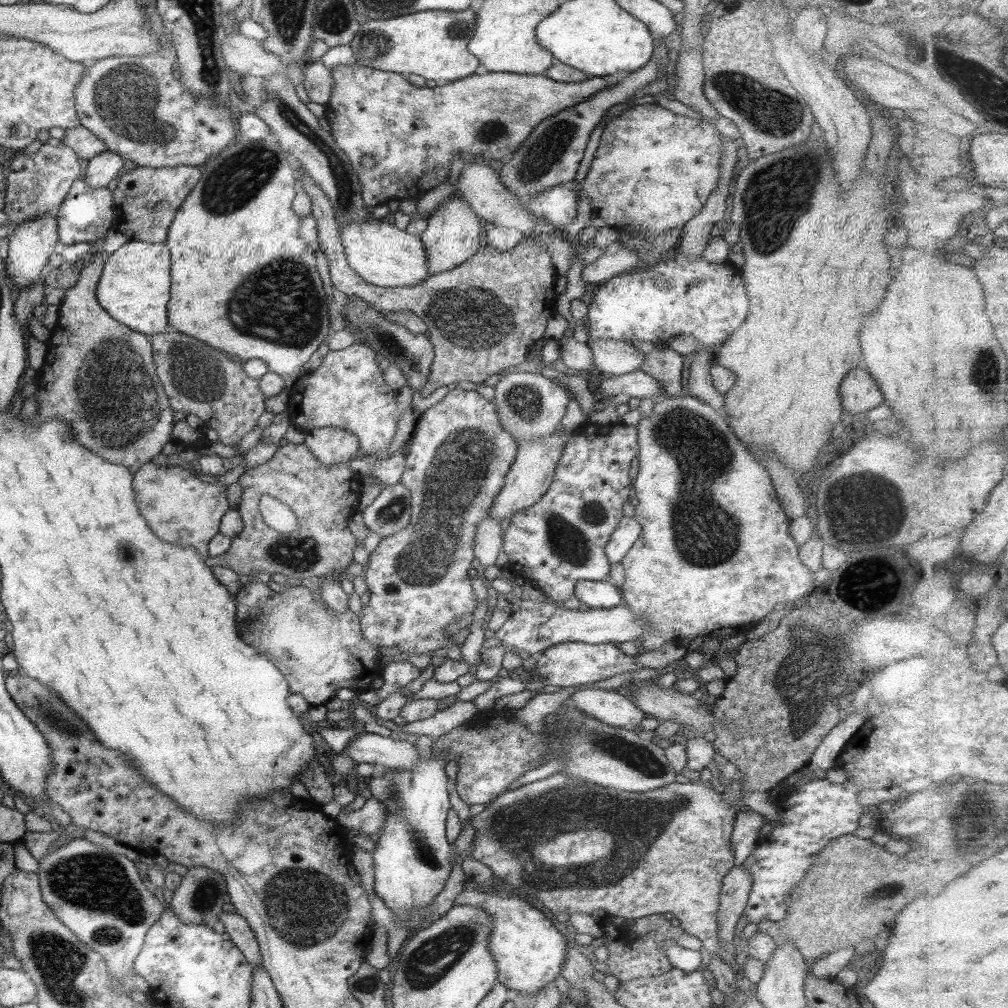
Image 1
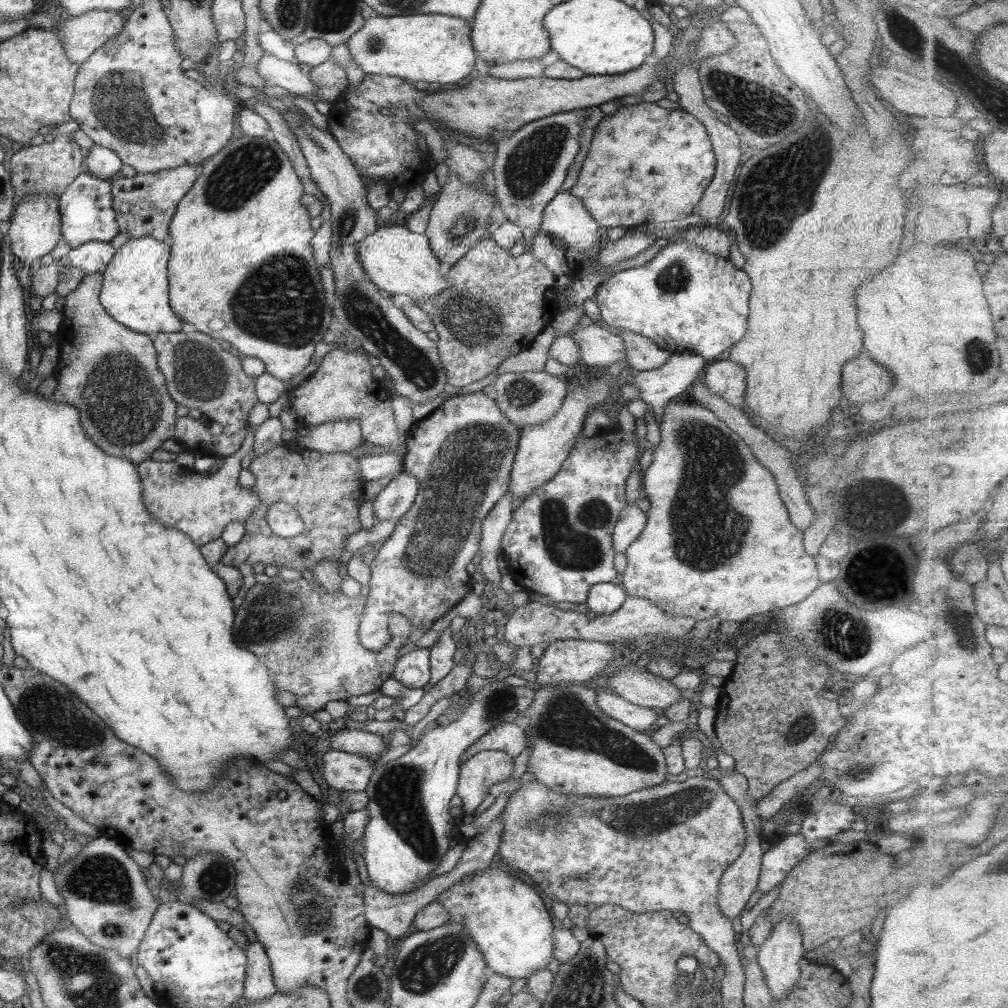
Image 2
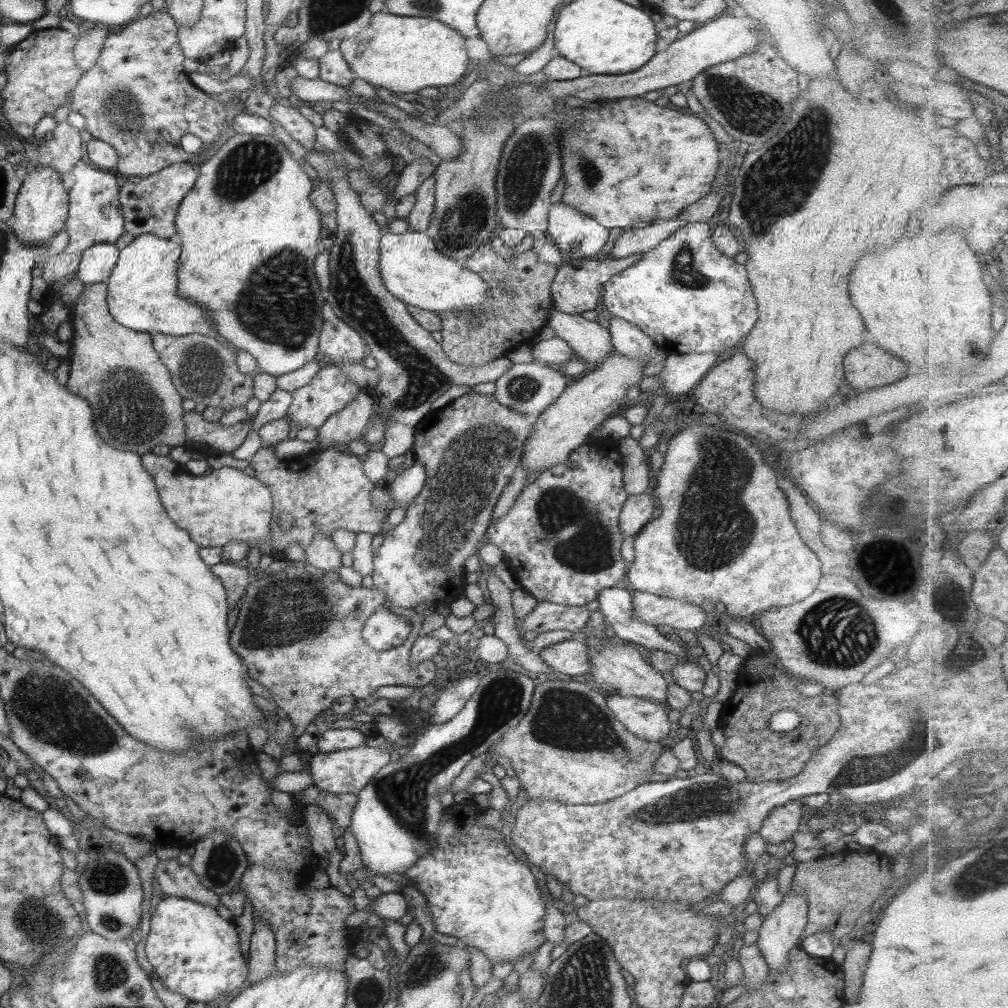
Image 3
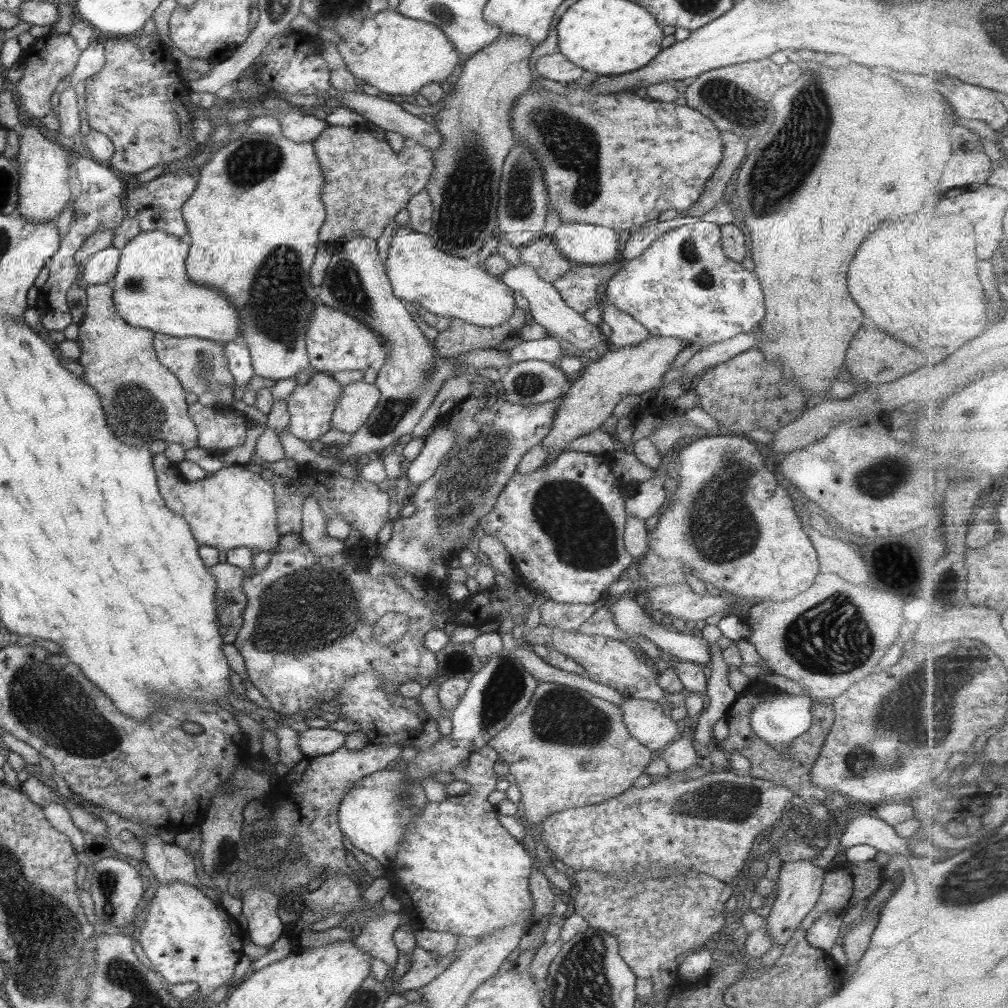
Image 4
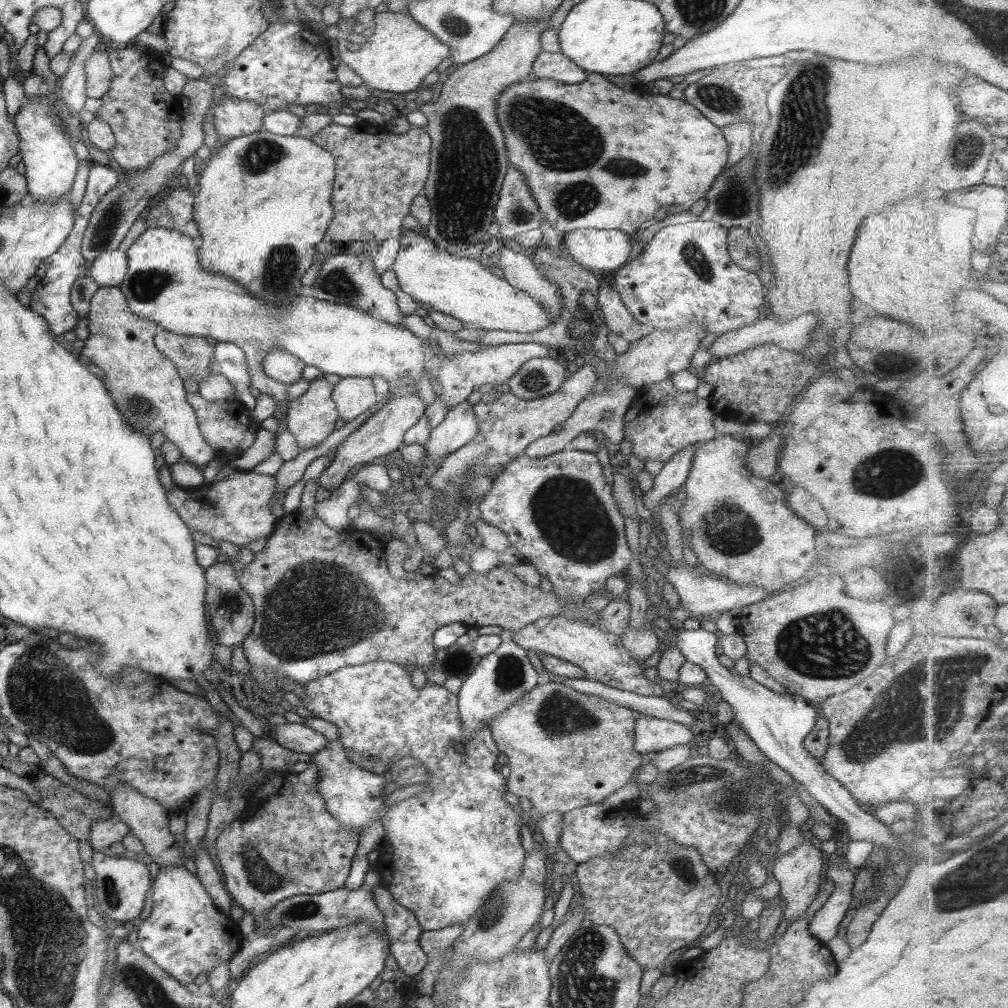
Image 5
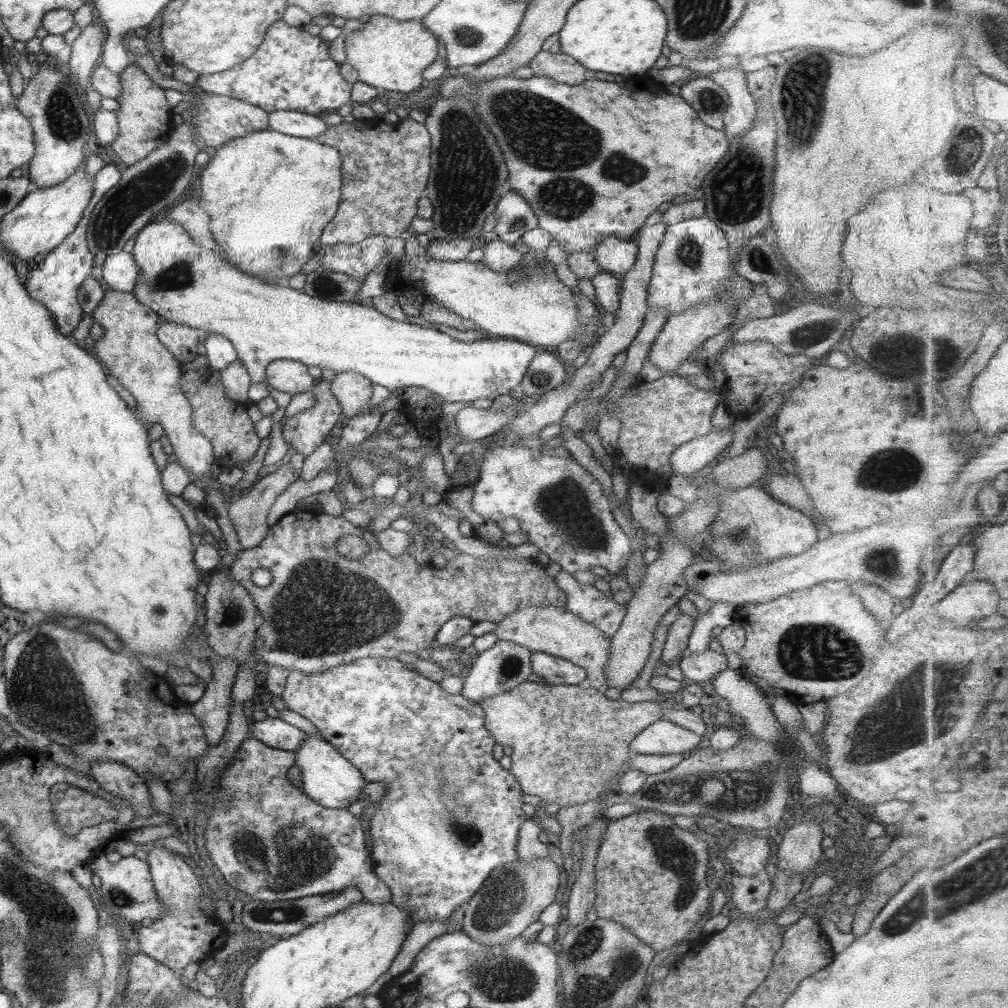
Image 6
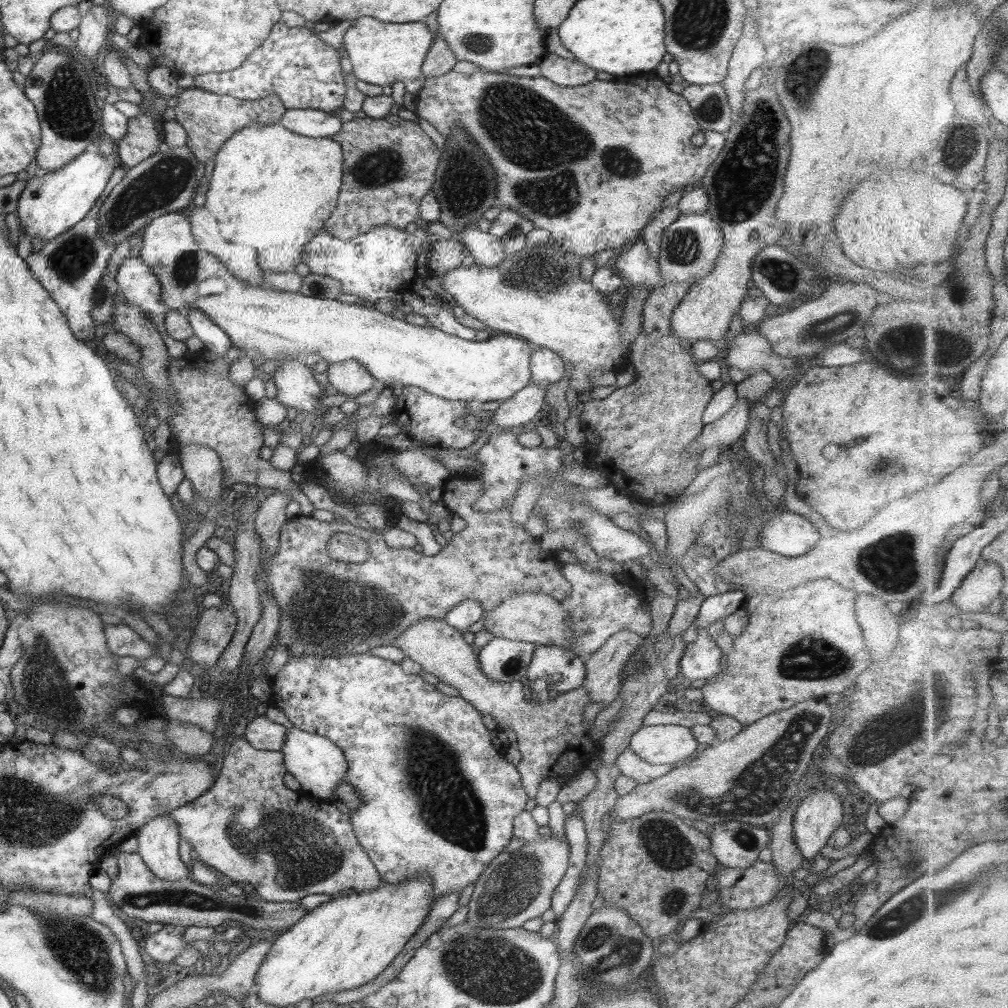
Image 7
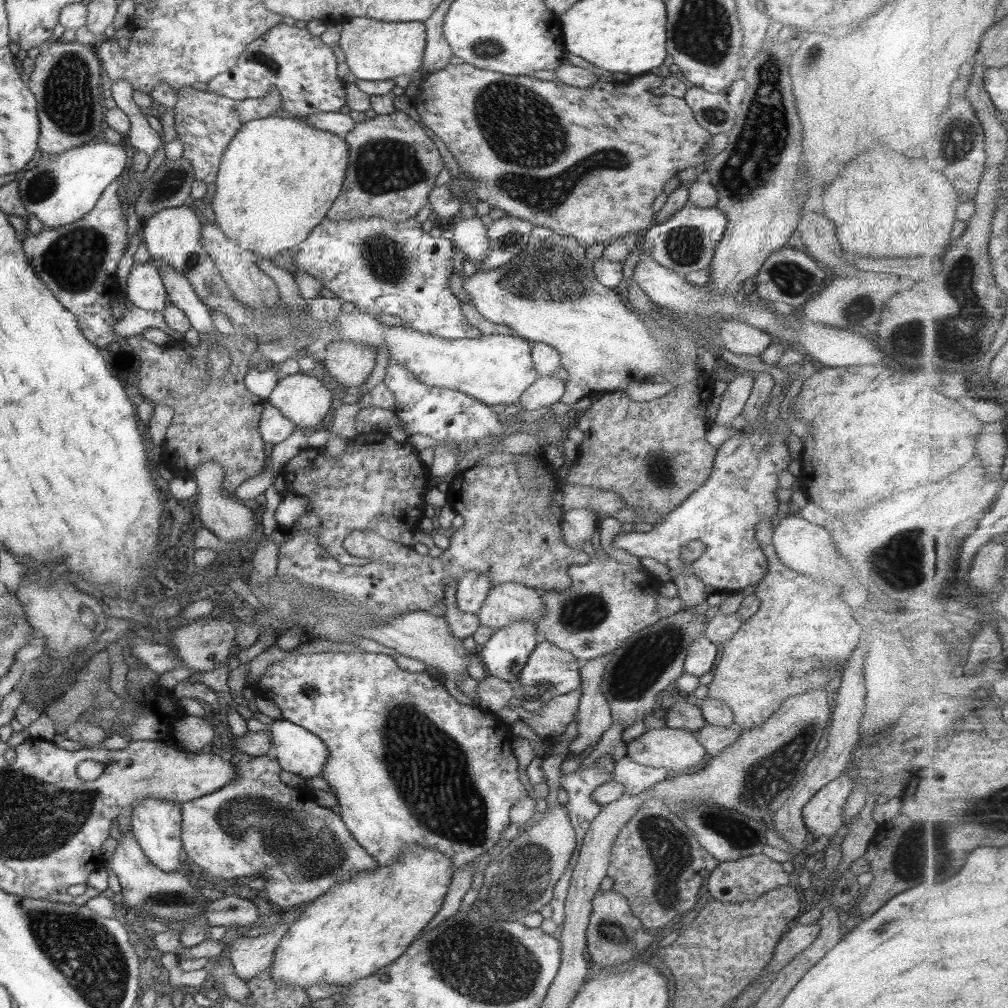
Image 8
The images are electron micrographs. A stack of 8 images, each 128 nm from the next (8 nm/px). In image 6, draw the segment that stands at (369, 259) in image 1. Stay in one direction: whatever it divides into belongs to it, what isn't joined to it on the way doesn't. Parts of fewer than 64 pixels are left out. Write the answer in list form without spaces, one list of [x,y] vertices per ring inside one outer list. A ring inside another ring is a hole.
[[[412,233],[411,237],[403,240],[403,256],[399,258],[399,276],[414,284],[414,281],[423,283],[423,296],[425,301],[437,302],[442,308],[451,310],[464,320],[471,320],[477,330],[484,332],[489,337],[503,337],[526,343],[527,345],[545,346],[555,349],[557,345],[574,335],[583,341],[583,350],[595,344],[598,336],[602,334],[601,324],[595,316],[585,325],[578,320],[575,298],[567,286],[563,286],[555,276],[553,266],[545,259],[545,252],[534,252],[529,248],[519,247],[517,252],[521,256],[520,264],[509,271],[502,273],[486,268],[483,263],[471,263],[466,259],[457,262],[433,260],[427,258],[427,239],[421,239]]]

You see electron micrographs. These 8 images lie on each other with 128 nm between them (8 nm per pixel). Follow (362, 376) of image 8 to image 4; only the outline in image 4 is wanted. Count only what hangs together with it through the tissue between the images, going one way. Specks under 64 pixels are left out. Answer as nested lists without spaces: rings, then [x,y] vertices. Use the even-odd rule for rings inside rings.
[[[356,381],[343,385],[341,395],[335,399],[330,427],[353,435],[367,421],[378,400],[379,391],[374,384]]]

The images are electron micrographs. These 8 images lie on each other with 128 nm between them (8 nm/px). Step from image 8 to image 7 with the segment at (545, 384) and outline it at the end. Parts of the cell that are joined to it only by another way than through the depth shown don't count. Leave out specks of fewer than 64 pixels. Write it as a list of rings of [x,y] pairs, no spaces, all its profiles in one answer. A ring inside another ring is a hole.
[[[529,382],[511,398],[500,402],[499,408],[493,412],[491,423],[504,430],[521,429],[524,425],[532,425],[541,415],[547,387],[540,387]]]

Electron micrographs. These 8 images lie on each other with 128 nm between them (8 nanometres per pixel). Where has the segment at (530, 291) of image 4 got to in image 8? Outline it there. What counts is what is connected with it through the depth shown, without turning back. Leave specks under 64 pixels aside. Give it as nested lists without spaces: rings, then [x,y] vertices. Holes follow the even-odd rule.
[[[476,216],[461,218],[451,229],[450,241],[453,243],[453,248],[473,260],[483,261],[489,249],[486,227],[487,223],[482,218]]]

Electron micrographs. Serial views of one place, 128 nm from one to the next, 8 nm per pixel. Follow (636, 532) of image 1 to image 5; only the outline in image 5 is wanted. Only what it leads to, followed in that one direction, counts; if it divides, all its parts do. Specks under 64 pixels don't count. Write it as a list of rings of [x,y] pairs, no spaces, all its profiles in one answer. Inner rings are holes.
[[[698,444],[689,445],[685,448],[675,451],[673,456],[667,462],[662,464],[662,467],[653,473],[651,490],[641,494],[643,505],[650,510],[653,506],[659,505],[668,497],[667,494],[678,488],[685,482],[689,466],[691,466],[691,458]]]

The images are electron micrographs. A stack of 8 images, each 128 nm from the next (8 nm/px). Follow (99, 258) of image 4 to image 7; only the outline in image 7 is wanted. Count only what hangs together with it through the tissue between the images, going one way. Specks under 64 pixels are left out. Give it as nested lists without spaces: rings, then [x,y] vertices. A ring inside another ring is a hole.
[[[135,256],[125,258],[115,274],[117,291],[128,304],[138,307],[153,318],[153,326],[171,357],[181,358],[187,354],[186,346],[170,338],[163,326],[168,307],[161,301],[161,288],[155,274]]]

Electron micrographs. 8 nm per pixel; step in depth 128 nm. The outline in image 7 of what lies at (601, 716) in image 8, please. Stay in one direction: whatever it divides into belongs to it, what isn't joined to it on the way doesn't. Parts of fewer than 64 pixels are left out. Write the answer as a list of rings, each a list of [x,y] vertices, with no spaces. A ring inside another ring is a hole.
[[[619,630],[611,634],[595,652],[585,656],[585,685],[582,687],[587,690],[589,702],[606,708],[615,700],[619,694],[621,669],[641,643],[641,636],[629,630]]]

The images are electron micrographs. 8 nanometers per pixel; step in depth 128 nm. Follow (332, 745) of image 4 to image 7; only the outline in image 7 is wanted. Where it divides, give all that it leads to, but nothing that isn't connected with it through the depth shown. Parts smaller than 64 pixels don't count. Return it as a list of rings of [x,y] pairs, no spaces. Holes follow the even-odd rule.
[[[264,715],[255,716],[245,725],[243,736],[252,748],[265,751],[280,751],[285,739],[285,729],[282,725],[268,720]]]

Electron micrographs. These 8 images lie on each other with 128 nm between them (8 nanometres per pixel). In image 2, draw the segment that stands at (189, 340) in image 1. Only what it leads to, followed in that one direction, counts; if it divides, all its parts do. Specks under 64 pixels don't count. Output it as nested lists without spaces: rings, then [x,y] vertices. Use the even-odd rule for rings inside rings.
[[[201,332],[156,333],[151,338],[157,369],[163,374],[165,389],[172,402],[175,402],[177,406],[187,407],[197,416],[205,417],[208,423],[214,422],[221,425],[225,435],[231,435],[248,425],[247,414],[258,400],[255,394],[255,379],[242,371],[239,355],[229,353],[225,345]]]

